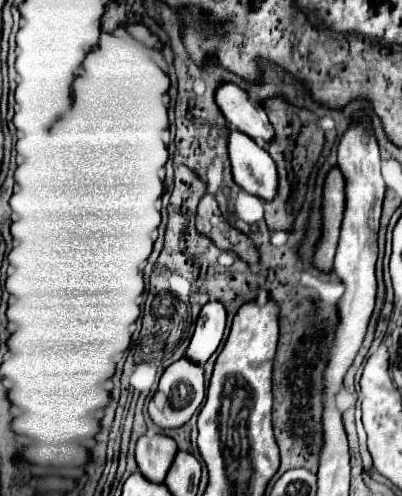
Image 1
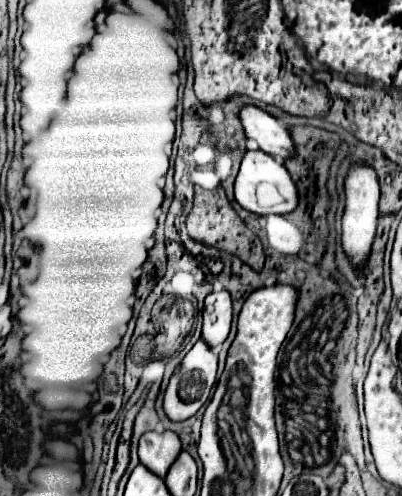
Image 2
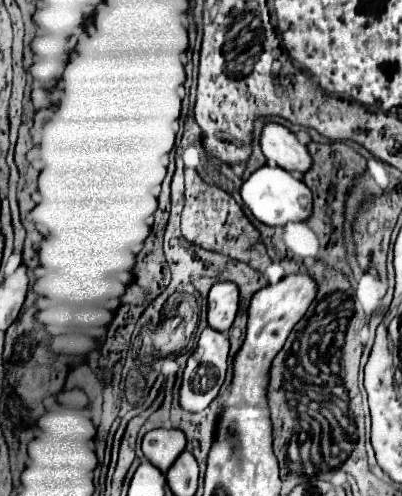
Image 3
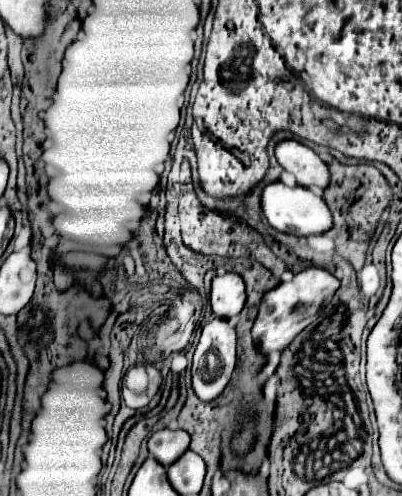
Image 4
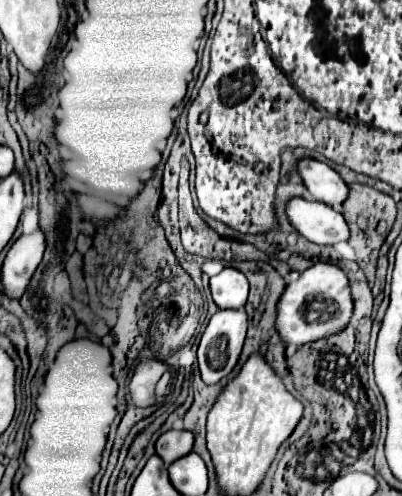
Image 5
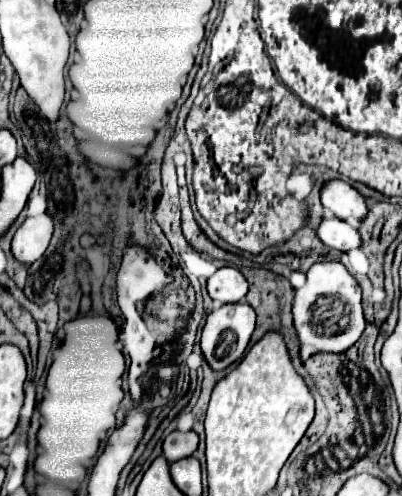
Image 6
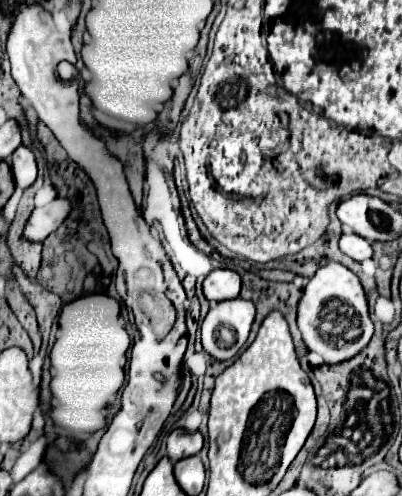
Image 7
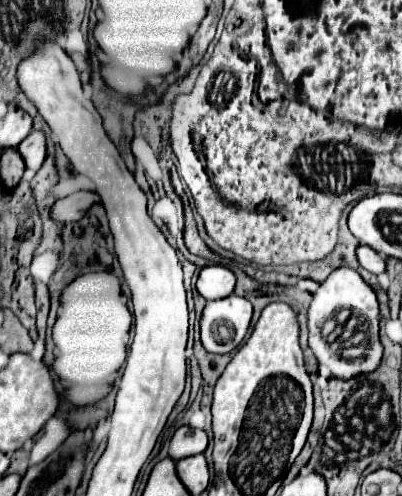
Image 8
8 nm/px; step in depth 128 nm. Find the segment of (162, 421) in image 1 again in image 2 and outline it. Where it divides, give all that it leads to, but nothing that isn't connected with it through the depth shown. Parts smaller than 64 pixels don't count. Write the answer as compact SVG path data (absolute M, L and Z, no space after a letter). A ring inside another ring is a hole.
M198 340L192 350L184 356L184 360L180 362L180 366L176 368L168 390L164 394L164 412L168 414L170 420L188 420L190 416L194 416L210 398L210 394L214 392L216 380L218 380L218 354L204 342Z

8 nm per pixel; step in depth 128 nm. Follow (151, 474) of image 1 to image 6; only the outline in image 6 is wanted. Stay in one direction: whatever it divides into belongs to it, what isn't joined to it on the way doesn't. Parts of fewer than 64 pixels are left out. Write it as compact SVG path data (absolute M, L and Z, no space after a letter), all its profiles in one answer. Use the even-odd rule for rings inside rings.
M174 430L166 436L162 448L164 448L166 460L172 464L176 460L182 460L182 458L194 454L194 450L198 448L198 434L194 430L190 430L190 432Z

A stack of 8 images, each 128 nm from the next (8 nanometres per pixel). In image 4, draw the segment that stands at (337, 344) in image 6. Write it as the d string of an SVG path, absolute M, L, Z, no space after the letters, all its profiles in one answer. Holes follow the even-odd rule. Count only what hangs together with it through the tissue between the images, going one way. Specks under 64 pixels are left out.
M306 268L294 276L292 282L282 282L278 288L264 296L264 308L260 308L260 316L252 328L252 336L262 350L262 354L270 356L276 350L284 350L290 342L310 324L314 324L322 308L332 302L336 290L340 288L340 280L322 268Z

